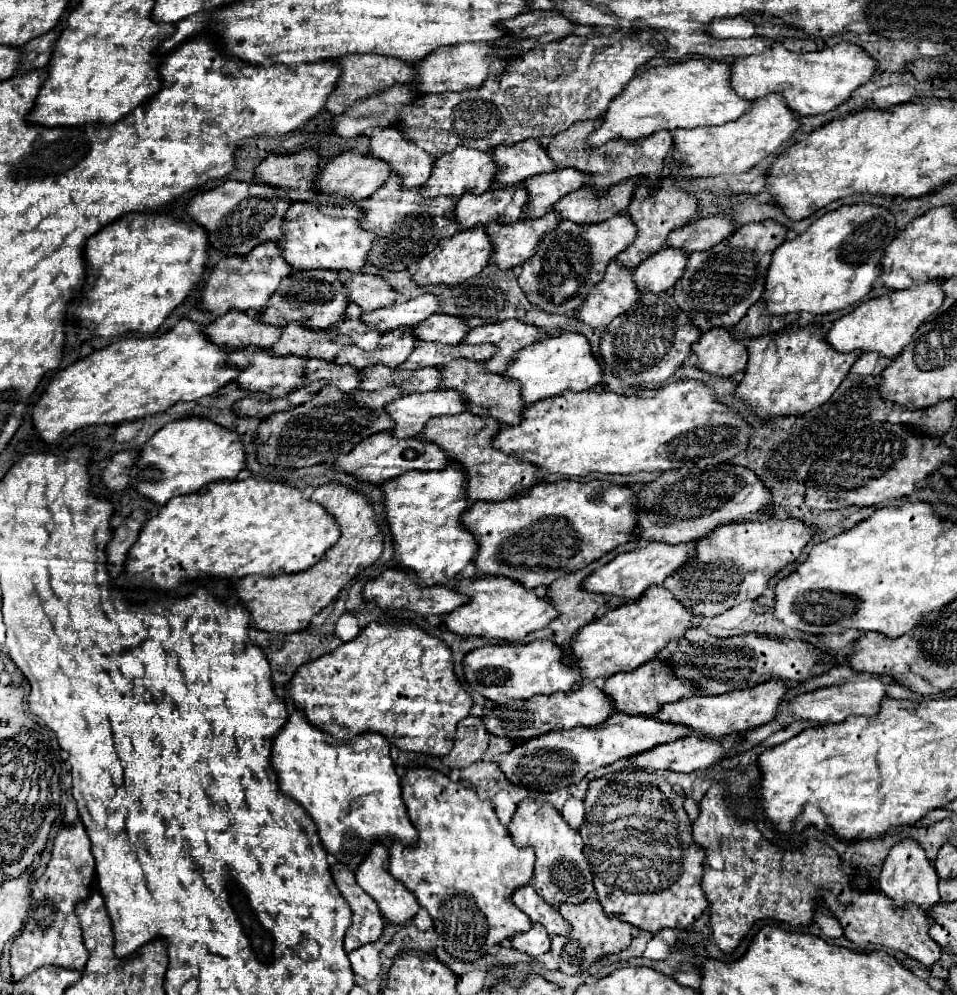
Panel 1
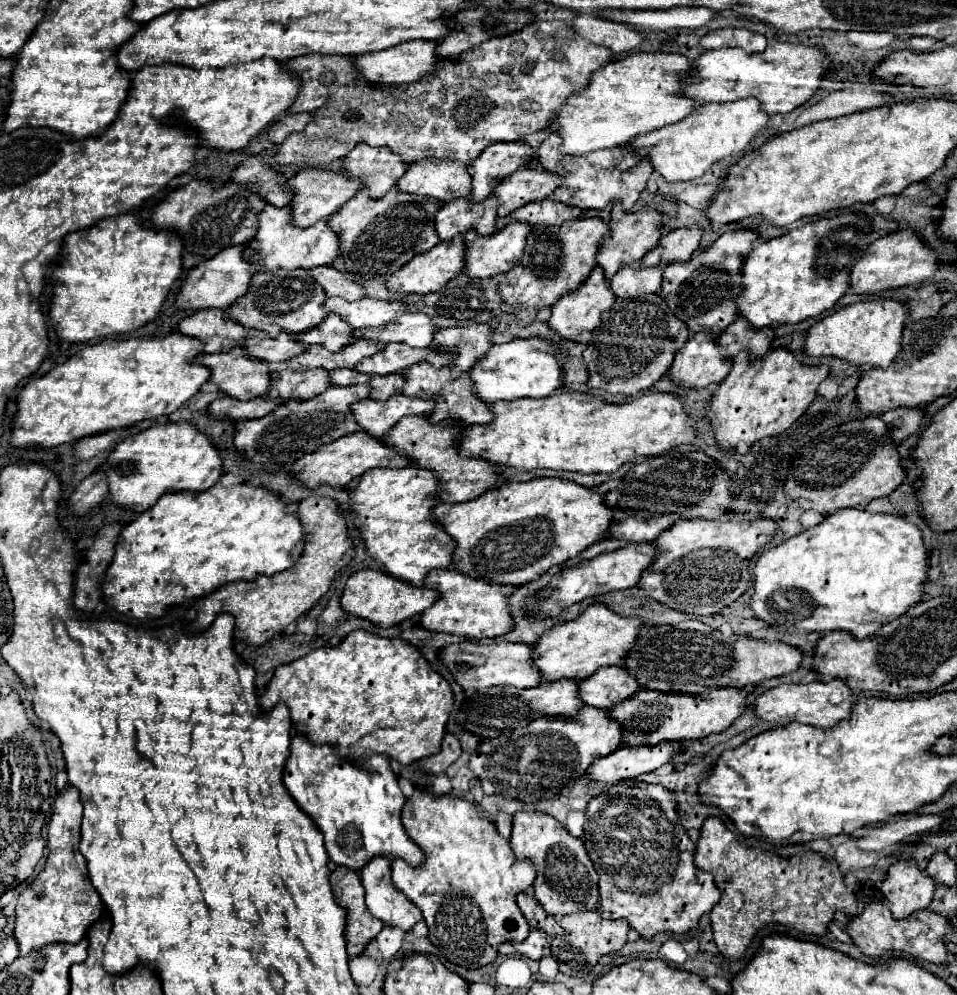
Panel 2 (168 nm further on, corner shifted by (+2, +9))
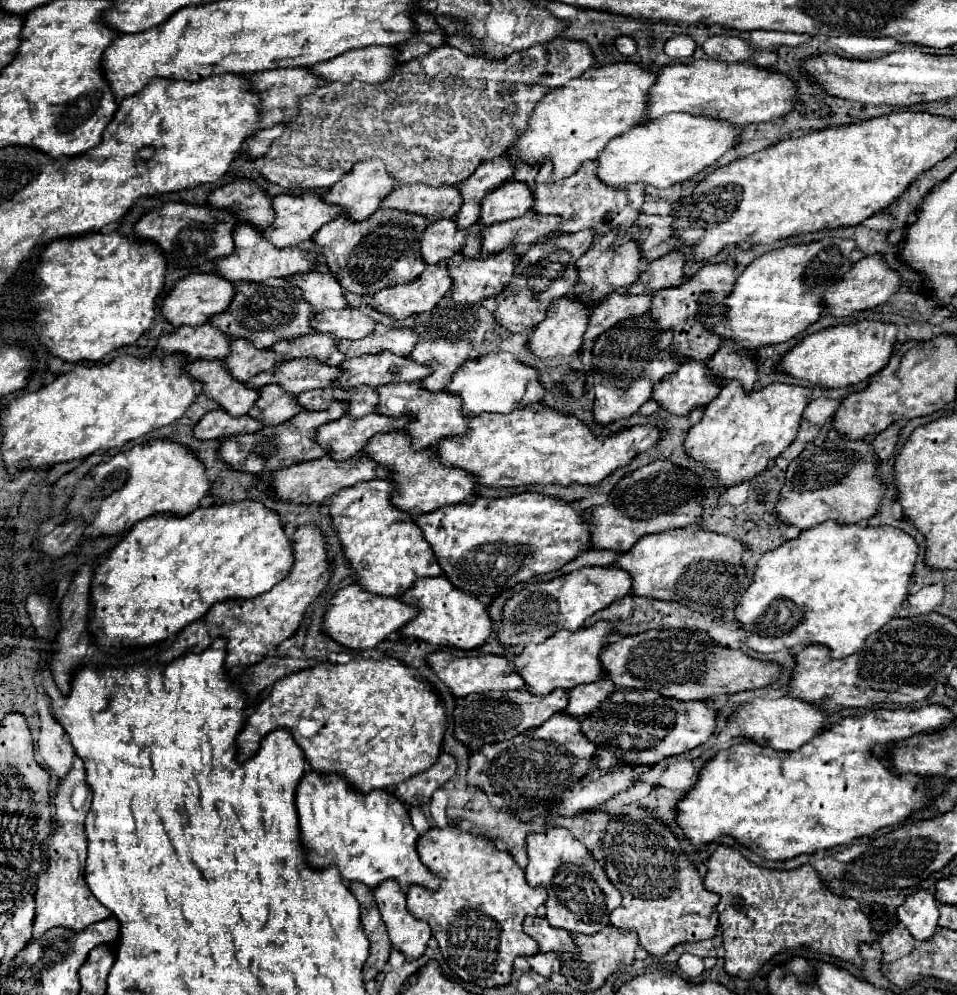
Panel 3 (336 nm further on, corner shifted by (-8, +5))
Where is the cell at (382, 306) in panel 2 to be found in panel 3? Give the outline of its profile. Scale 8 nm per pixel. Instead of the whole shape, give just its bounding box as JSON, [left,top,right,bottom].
[314,310,376,340]

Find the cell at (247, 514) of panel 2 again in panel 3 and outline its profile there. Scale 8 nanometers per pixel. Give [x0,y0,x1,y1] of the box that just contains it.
[90,500,292,650]

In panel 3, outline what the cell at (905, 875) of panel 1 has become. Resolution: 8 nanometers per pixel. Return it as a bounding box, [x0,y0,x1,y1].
[896,890,938,940]

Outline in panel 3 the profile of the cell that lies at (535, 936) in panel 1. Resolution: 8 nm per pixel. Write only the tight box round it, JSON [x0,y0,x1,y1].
[526,952,560,978]

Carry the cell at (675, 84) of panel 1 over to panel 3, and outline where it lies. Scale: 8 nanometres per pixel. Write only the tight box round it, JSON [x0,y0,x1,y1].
[510,62,656,182]

